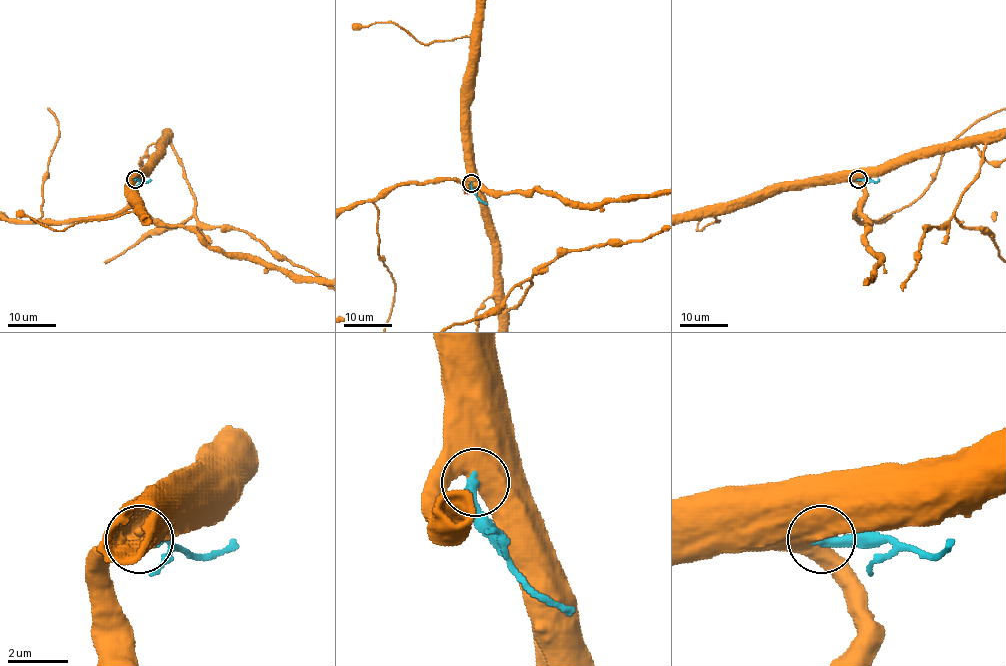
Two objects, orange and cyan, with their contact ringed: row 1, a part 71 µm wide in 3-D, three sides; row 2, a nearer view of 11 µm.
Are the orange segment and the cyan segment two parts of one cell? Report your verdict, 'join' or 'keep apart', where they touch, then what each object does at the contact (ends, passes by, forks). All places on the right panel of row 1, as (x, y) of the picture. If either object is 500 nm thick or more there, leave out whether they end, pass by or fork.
keep apart; at (858, 179)

